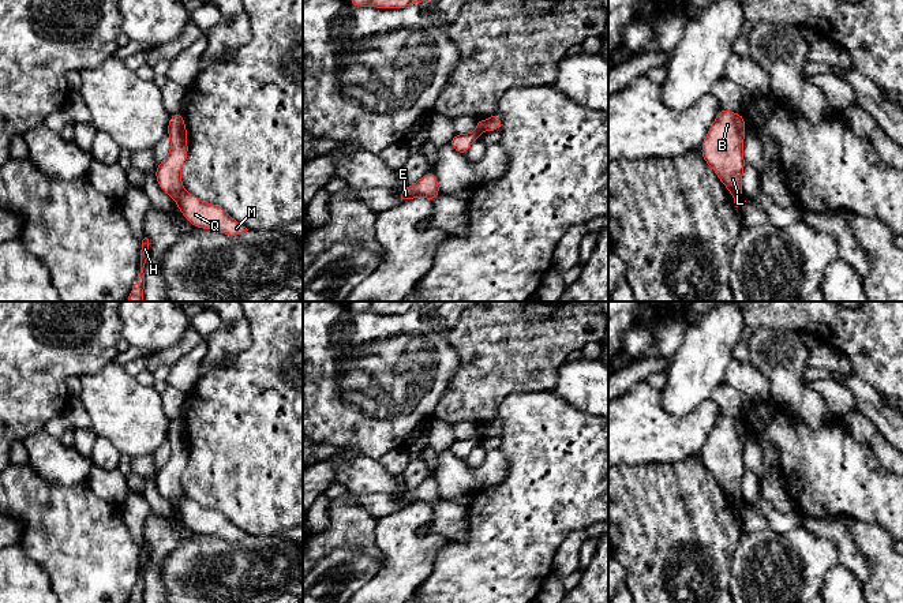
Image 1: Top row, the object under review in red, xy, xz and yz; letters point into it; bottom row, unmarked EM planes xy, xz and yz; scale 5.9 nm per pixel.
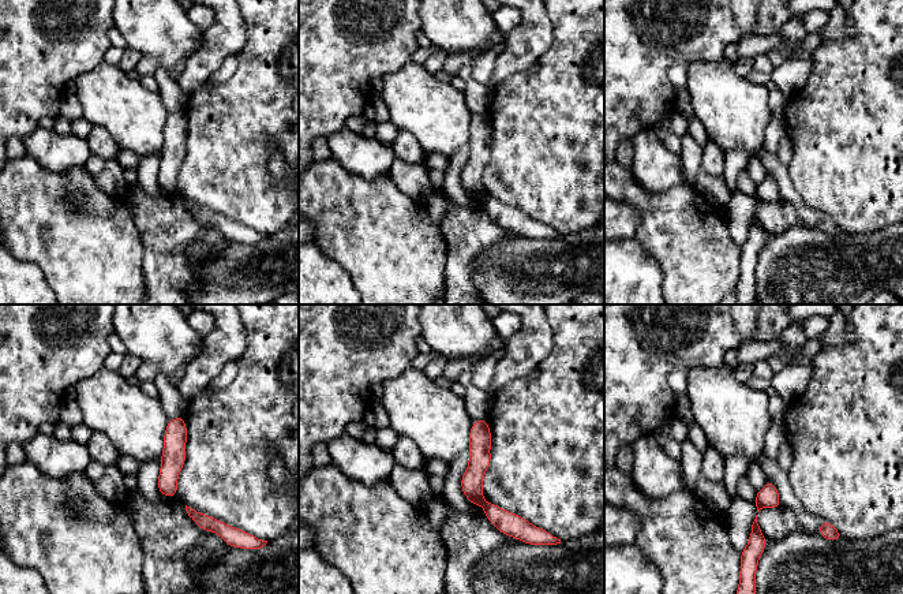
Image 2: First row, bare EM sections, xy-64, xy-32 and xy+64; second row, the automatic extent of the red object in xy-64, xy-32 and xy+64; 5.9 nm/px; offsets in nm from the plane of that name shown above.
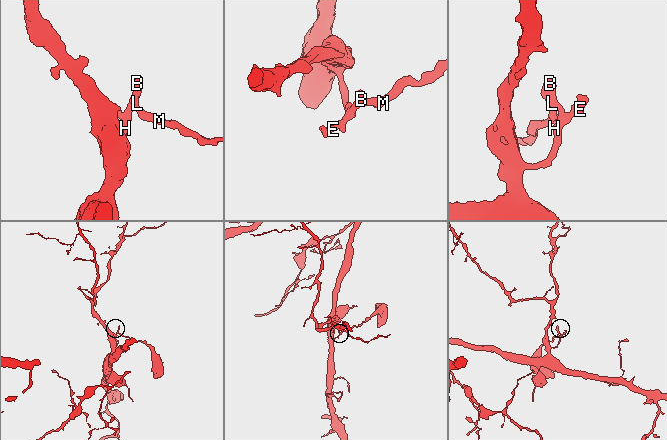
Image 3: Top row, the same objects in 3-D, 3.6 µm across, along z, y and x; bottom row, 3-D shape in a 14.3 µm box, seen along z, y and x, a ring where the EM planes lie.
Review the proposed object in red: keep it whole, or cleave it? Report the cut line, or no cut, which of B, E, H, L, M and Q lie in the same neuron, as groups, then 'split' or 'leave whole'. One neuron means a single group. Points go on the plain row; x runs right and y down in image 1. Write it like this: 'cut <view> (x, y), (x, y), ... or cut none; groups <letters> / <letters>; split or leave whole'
cut xz (484, 426), (482, 435); groups B E H L / M Q; split

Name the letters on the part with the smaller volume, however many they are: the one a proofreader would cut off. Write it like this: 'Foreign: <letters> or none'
Foreign: M, Q

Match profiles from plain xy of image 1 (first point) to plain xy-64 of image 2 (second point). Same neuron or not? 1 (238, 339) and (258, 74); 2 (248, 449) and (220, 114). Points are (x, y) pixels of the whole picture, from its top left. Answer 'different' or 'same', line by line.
1: different
2: same

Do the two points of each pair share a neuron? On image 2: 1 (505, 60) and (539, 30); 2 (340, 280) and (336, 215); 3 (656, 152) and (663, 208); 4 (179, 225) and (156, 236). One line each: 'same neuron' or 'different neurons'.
1: same neuron
2: different neurons
3: different neurons
4: same neuron

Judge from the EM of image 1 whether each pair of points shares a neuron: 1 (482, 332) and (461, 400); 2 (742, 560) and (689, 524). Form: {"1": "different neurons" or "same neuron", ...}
{"1": "same neuron", "2": "different neurons"}

